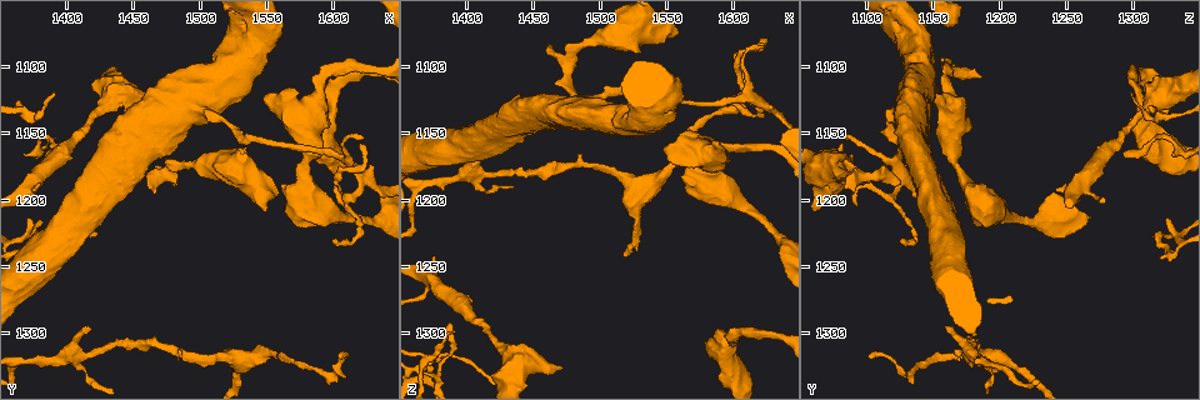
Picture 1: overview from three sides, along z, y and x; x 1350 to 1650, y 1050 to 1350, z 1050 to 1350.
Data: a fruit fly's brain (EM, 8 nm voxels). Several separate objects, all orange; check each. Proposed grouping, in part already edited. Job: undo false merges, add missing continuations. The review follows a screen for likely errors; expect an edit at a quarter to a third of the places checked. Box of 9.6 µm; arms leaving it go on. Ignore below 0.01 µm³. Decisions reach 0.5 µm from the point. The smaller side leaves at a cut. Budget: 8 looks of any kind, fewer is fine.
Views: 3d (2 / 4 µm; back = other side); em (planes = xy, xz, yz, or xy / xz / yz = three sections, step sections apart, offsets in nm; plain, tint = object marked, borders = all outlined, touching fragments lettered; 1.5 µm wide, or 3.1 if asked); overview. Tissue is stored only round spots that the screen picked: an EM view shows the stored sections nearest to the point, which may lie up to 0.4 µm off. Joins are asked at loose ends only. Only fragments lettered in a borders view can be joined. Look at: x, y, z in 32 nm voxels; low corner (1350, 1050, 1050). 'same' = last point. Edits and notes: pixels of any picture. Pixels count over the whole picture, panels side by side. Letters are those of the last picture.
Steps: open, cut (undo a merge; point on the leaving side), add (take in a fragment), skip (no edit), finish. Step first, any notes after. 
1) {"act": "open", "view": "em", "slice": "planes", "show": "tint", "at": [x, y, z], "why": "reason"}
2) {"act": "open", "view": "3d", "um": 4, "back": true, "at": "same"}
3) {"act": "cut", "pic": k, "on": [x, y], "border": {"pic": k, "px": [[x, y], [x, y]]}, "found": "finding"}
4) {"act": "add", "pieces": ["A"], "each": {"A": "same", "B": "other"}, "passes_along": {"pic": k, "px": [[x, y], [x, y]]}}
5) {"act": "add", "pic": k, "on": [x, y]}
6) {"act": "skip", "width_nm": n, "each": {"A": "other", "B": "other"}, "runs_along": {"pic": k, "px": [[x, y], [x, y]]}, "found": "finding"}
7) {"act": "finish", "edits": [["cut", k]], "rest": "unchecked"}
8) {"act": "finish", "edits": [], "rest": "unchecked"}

{"act": "open", "view": "3d", "um": 4, "at": [1374, 1216, 1326], "why": "branch stops here"}

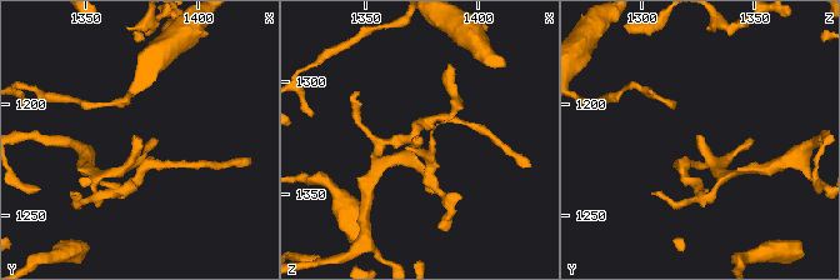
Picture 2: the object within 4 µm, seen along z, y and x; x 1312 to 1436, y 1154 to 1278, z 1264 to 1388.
{"act": "open", "view": "em", "slice": "planes", "show": "borders", "at": [1371, 1214, 1326]}

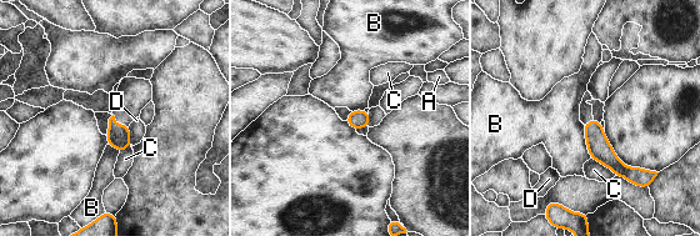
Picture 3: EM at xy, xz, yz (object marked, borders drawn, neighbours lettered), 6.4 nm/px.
{"act": "skip", "each": {"A": "other", "B": "other", "C": "other", "D": "other"}, "runs_along": {"pic": 3, "px": [[586, 126], [599, 147], [634, 177]]}, "found": "no lettered fragment goes on from it"}

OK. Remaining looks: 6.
{"act": "open", "view": "3d", "um": 4, "at": [1510, 1318, 1180], "why": "calibre changes"}

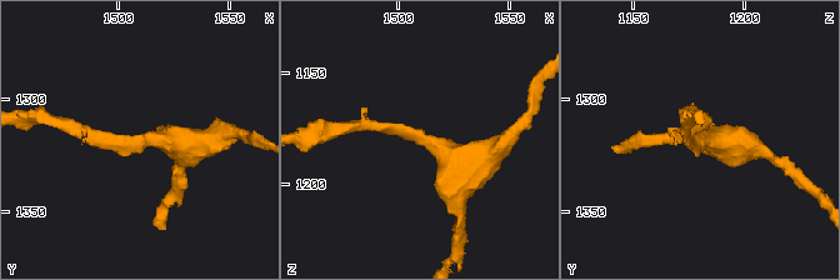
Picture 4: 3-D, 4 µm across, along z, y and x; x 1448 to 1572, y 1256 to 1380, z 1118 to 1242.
{"act": "open", "view": "em", "slice": "planes", "show": "borders", "at": [1511, 1317, 1179], "arm_widths_nm": [180, 440]}

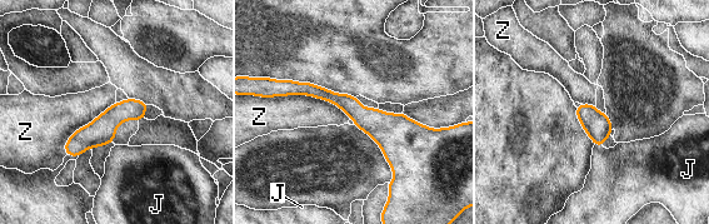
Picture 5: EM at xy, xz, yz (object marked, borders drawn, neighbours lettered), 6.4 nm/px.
{"act": "skip", "longest_contact_nm": ["Z", 550], "each": {"J": "other", "Z": "other"}, "runs_along": {"pic": 5, "px": [[283, 90], [330, 95], [390, 132], [427, 132]]}, "found": "continuous, no second cell"}

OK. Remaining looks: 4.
{"act": "open", "view": "em", "slice": "planes", "show": "tint", "at": [1486, 1188, 1124], "why": "free end"}

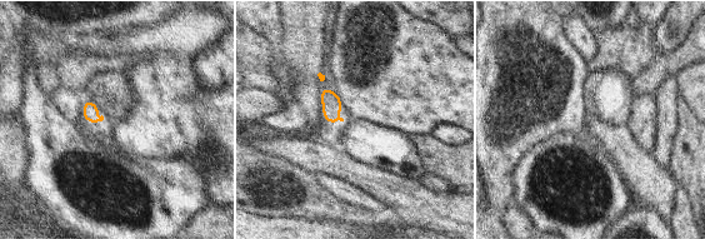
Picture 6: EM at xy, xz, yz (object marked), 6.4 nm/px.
{"act": "open", "view": "em", "slice": "planes", "show": "borders", "at": "same"}

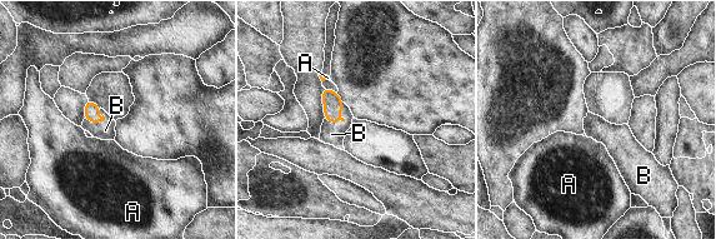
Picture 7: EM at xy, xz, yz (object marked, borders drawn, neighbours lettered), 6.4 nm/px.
{"act": "add", "pieces": ["B"], "each": {"A": "other", "B": "same"}, "passes_along": {"pic": 7, "px": [[333, 103], [340, 119], [331, 134]]}, "found": "the cell continues"}

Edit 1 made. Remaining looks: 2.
{"act": "finish", "edits": [["add", 7]], "rest": "unchecked"}

